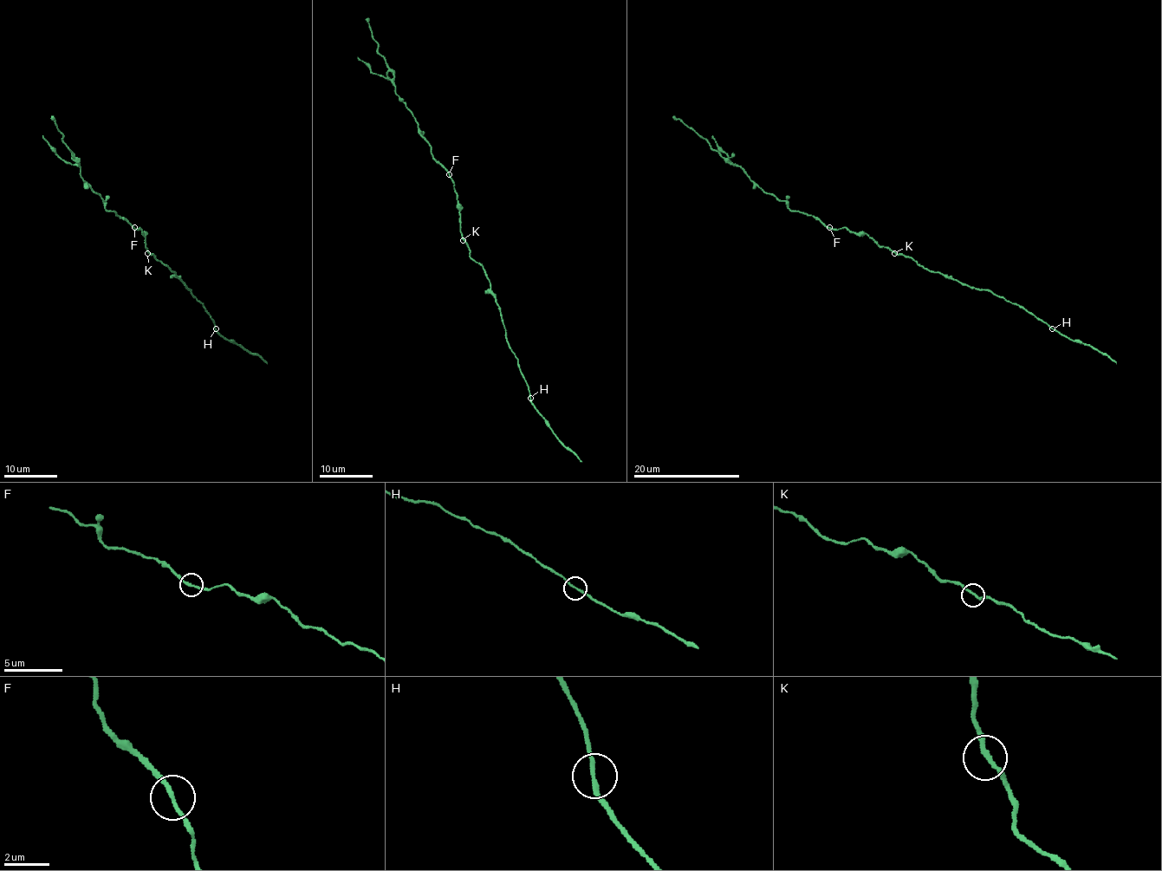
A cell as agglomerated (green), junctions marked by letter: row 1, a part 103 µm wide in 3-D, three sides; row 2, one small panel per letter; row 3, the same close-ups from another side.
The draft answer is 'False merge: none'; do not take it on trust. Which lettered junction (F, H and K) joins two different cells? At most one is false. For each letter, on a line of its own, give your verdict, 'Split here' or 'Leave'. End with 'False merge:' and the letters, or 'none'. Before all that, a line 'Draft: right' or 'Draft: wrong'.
Draft: right
F: Leave
H: Leave
K: Leave
False merge: none

